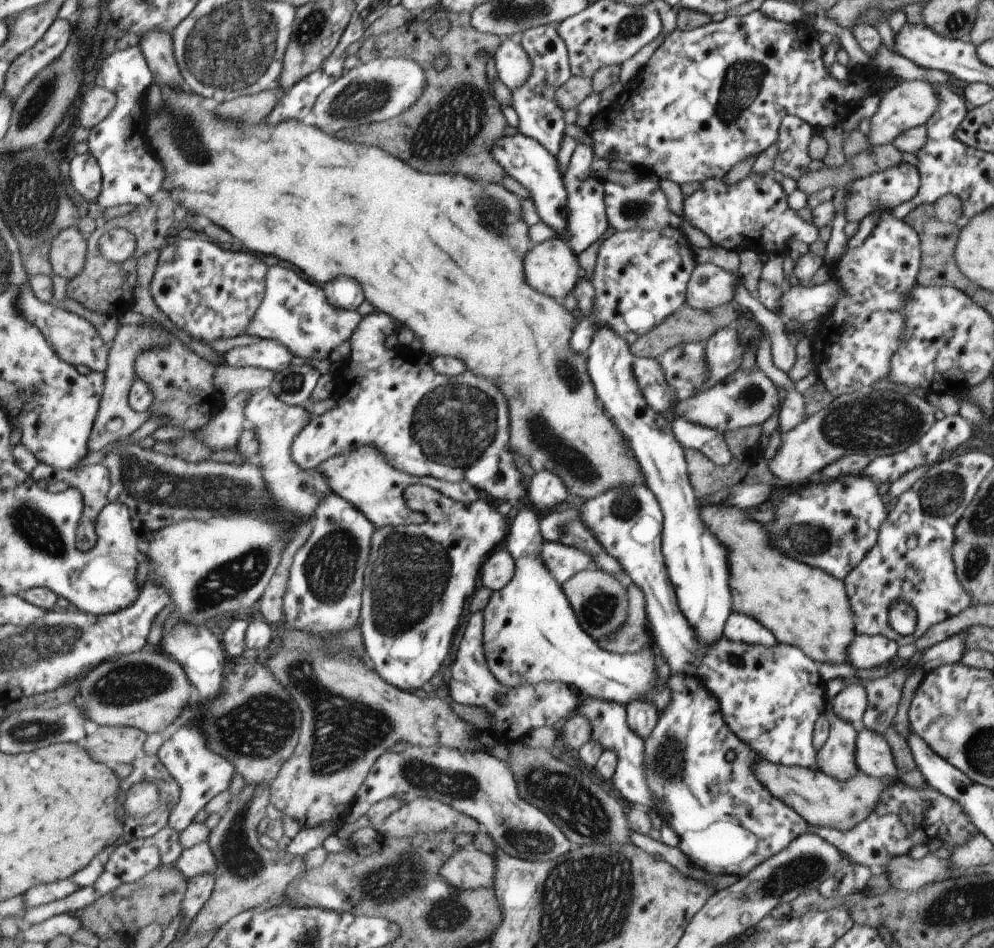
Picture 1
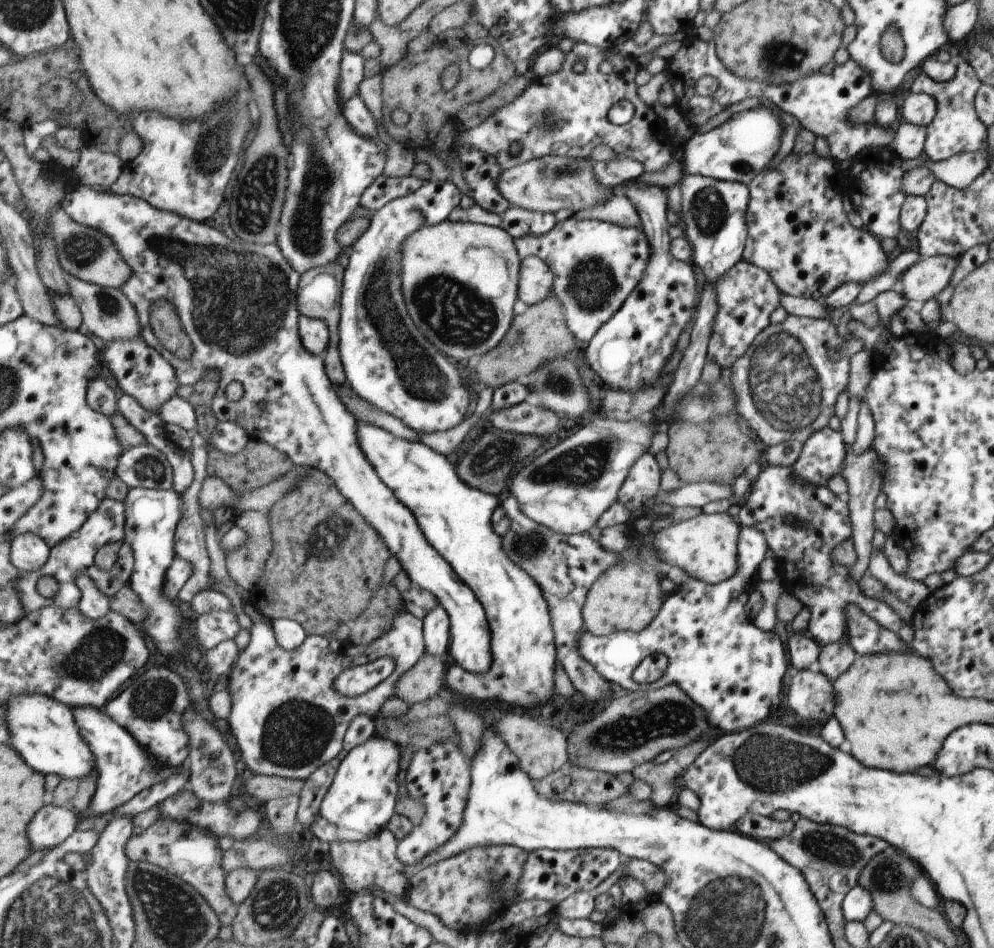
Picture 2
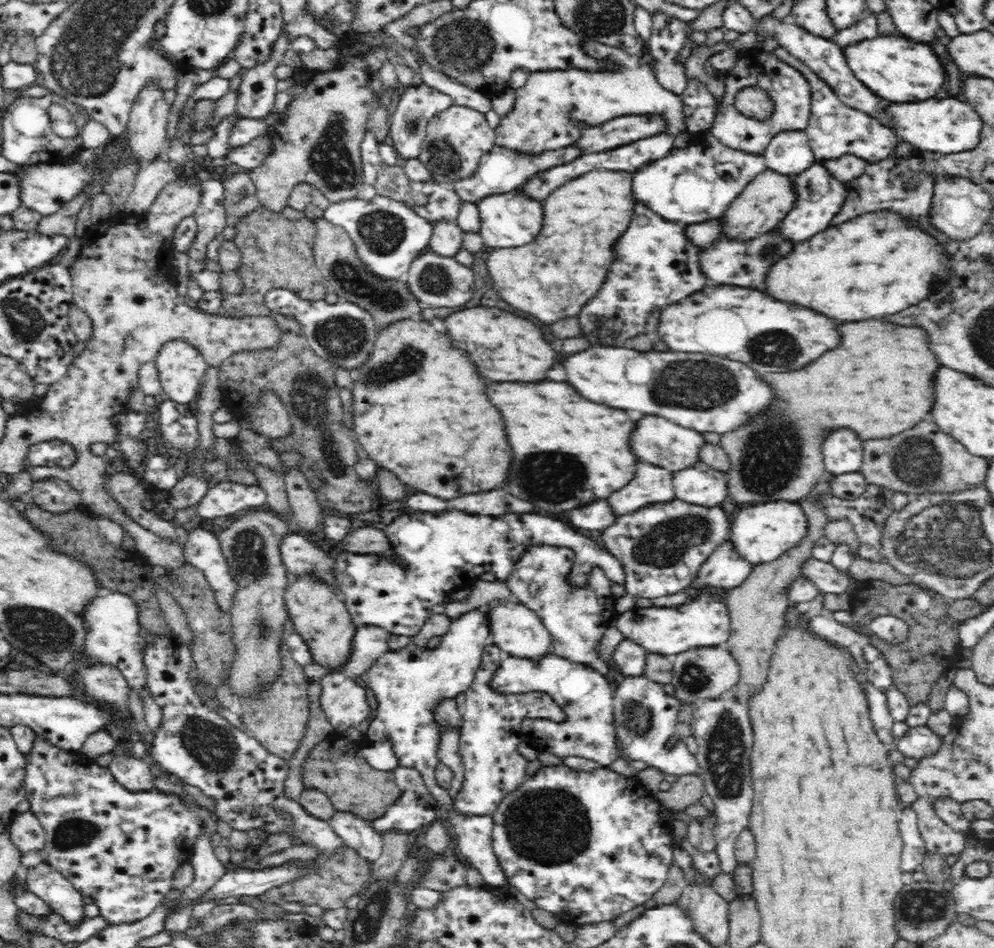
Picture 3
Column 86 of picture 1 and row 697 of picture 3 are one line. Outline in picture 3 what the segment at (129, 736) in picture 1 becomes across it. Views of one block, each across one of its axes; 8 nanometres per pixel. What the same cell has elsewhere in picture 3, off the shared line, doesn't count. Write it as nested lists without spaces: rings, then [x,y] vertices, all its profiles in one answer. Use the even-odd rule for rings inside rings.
[[[826,474],[809,490],[804,497],[800,497],[797,503],[805,516],[805,535],[799,543],[789,548],[780,558],[774,562],[760,564],[753,567],[740,586],[723,591],[723,603],[730,615],[730,638],[725,647],[739,661],[741,669],[740,683],[736,698],[747,701],[752,694],[756,694],[765,684],[769,672],[771,656],[774,652],[776,639],[781,635],[781,628],[785,623],[785,612],[789,605],[791,584],[802,575],[802,566],[812,558],[812,548],[818,540],[824,537],[824,528],[830,522],[826,513],[826,496],[832,494],[832,477],[836,474]]]

